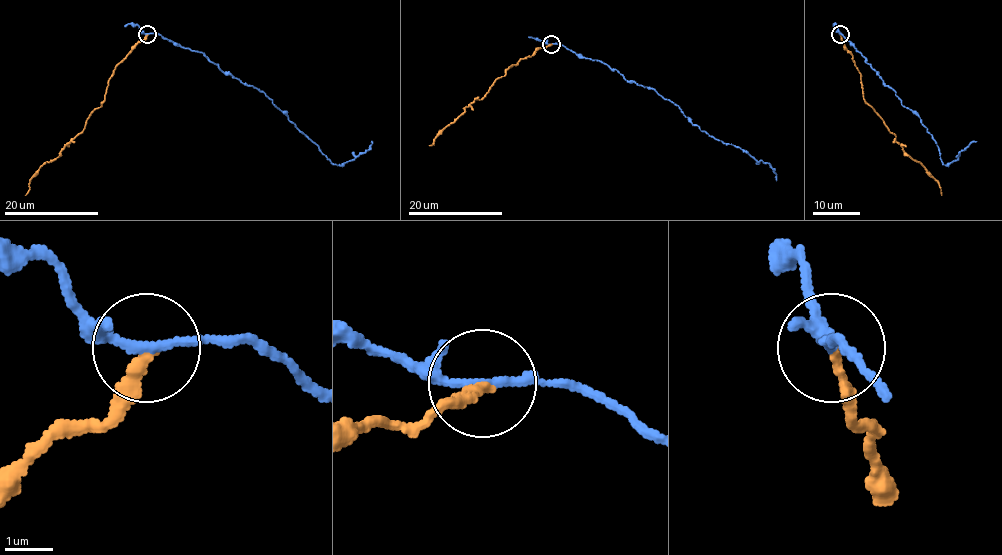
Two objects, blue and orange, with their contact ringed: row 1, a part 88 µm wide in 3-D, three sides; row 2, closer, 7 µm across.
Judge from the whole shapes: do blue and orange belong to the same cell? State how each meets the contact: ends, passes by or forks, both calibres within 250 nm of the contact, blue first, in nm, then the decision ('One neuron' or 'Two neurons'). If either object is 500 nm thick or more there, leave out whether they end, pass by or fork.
At the ring blue passes by. At the ring orange ends. Thickness 180 nm (blue) against 240 nm. Two neurons

